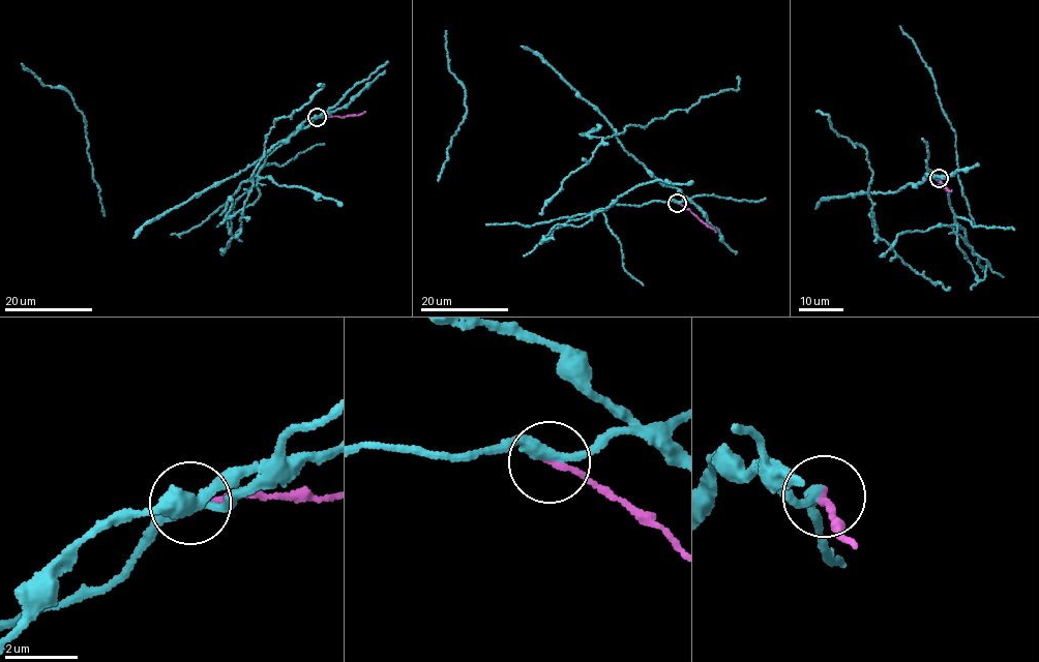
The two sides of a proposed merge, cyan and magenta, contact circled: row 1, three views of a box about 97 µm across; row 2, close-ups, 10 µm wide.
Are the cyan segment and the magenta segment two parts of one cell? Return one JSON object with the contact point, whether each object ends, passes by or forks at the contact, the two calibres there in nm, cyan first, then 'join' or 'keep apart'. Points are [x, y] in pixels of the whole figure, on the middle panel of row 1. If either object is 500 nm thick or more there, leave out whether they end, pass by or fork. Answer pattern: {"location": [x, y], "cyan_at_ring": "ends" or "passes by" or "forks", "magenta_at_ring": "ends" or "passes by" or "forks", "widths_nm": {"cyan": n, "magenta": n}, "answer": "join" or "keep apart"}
{"location": [677, 203], "cyan_at_ring": "passes by", "magenta_at_ring": "ends", "widths_nm": {"cyan": 320, "magenta": 180}, "answer": "keep apart"}

